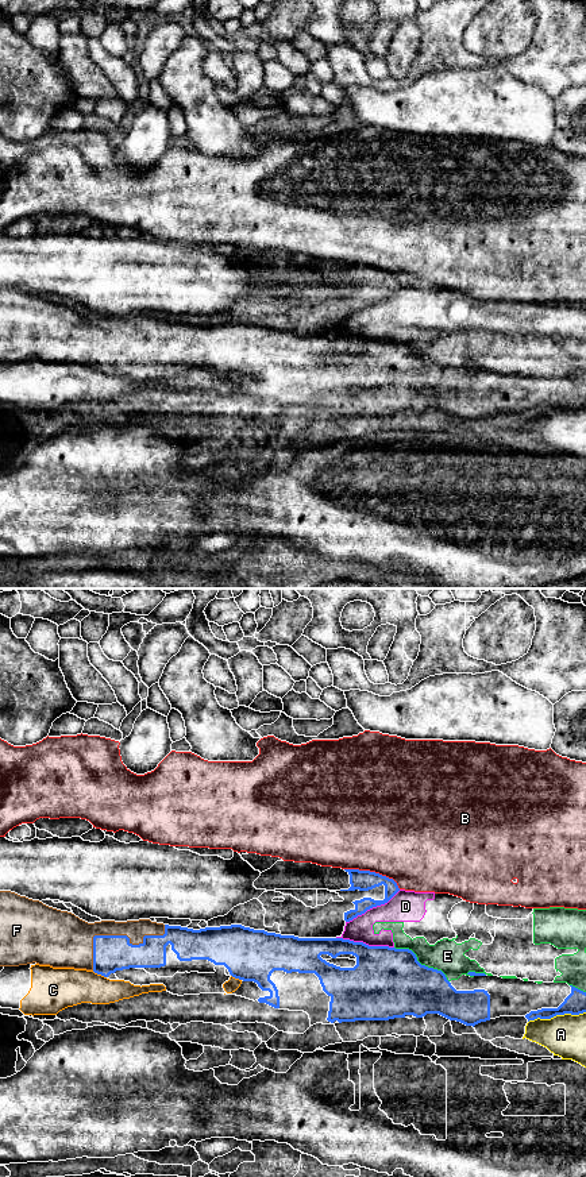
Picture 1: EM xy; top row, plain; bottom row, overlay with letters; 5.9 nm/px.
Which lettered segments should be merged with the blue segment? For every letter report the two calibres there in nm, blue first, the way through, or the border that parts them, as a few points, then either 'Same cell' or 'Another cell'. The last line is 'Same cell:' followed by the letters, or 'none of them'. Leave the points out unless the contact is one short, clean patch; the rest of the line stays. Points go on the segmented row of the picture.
A: Thickness 130 nm (blue) against 260 nm. Another cell
B: Thickness 130 nm (blue) against 500 nm. Boundary: xy (344, 868), (378, 872), (390, 878), (400, 888). Another cell
C: Thickness 220 nm (blue) against 240 nm. Boundary: xy (92, 971), (105, 977). Another cell
D: Thickness 400 nm (blue) against 150 nm. Another cell
E: Thickness 420 nm (blue) against 190 nm. Another cell
F: Thickness 220 nm (blue) against 200 nm. Same cell
Same cell: F

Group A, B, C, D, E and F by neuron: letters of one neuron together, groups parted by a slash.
A / B / C / D E / F

